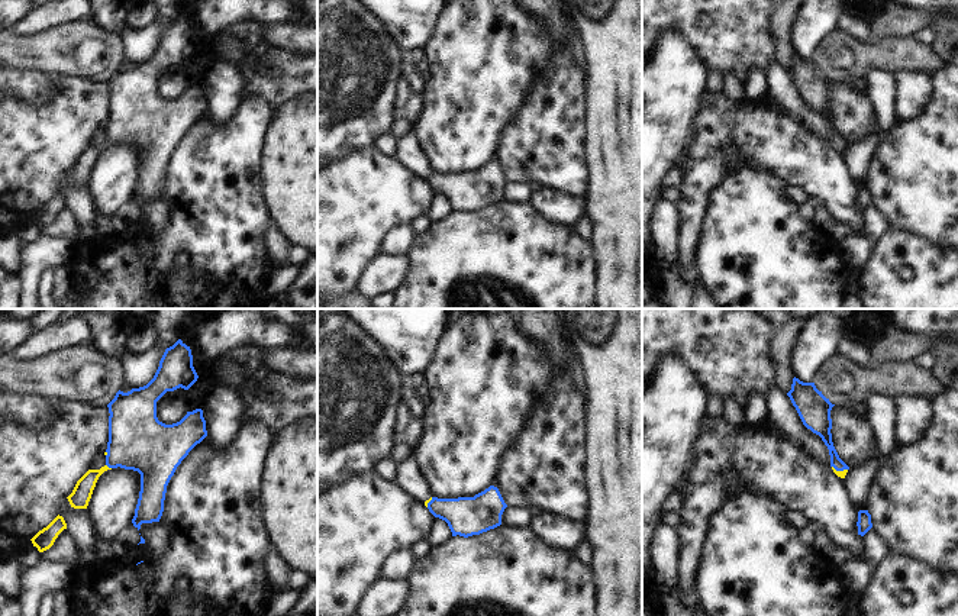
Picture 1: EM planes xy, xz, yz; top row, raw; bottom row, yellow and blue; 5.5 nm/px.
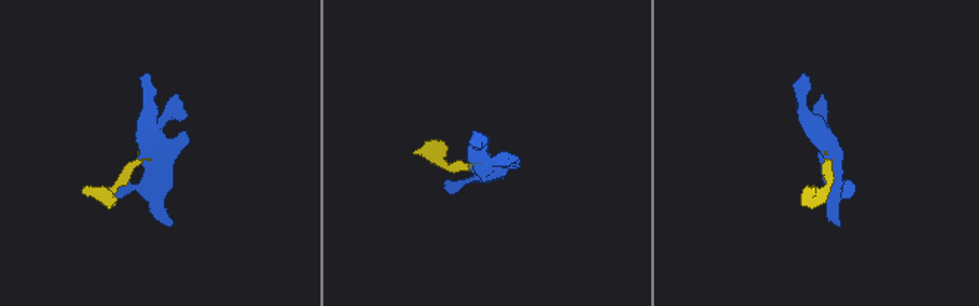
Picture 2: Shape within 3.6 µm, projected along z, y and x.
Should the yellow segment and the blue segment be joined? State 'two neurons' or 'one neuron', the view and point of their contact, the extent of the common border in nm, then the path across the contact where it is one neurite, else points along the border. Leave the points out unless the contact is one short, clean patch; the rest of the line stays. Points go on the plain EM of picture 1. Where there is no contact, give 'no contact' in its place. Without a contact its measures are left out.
one neuron; meets yellow in xy at (107, 142); contact 40 nm long; runs through xy (78, 174), (84, 161), (107, 142), (138, 116)

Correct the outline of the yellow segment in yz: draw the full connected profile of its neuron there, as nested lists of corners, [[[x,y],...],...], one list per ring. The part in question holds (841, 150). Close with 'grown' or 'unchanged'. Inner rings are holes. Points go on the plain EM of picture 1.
[[[796,52],[793,54],[791,65],[787,71],[796,83],[803,100],[819,110],[828,122],[833,148],[845,154],[849,142],[839,133],[830,109],[830,86],[835,80],[816,64],[815,58],[803,58]]]; grown

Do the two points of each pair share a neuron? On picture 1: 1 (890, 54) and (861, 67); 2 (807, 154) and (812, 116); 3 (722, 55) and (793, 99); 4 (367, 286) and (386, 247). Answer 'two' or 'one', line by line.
1: one
2: two
3: two
4: two

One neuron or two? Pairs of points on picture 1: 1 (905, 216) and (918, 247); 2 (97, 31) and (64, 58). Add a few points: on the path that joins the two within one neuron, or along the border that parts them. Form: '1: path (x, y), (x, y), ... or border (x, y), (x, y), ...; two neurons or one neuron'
1: border (890, 228), (921, 234), (942, 247); two neurons
2: path (87, 31), (81, 31), (64, 48); one neuron

